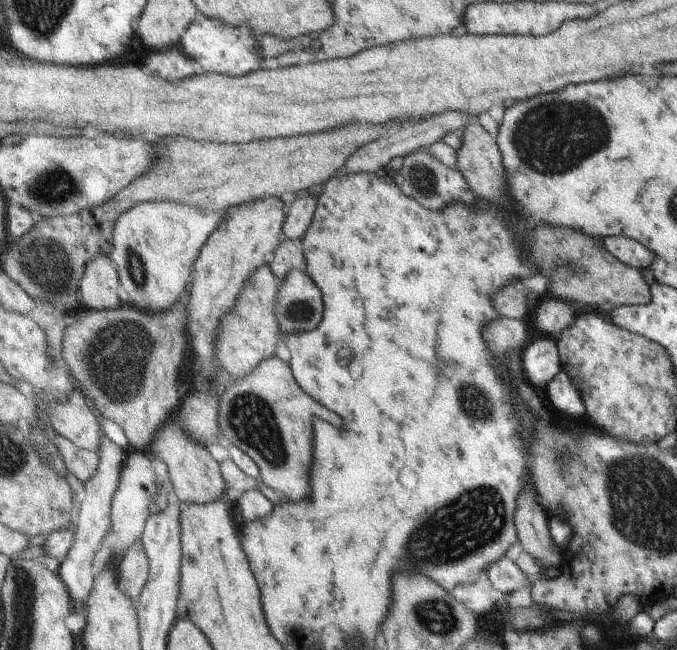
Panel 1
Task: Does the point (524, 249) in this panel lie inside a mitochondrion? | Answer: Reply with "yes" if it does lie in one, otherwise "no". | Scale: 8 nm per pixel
no

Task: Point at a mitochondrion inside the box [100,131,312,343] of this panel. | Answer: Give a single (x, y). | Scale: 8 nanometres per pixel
(136, 268)

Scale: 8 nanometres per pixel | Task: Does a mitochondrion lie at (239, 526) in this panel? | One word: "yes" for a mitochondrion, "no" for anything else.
no

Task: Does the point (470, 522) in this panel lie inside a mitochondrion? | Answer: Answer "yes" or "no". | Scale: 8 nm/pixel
yes

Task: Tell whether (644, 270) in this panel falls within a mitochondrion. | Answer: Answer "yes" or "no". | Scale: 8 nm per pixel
no

